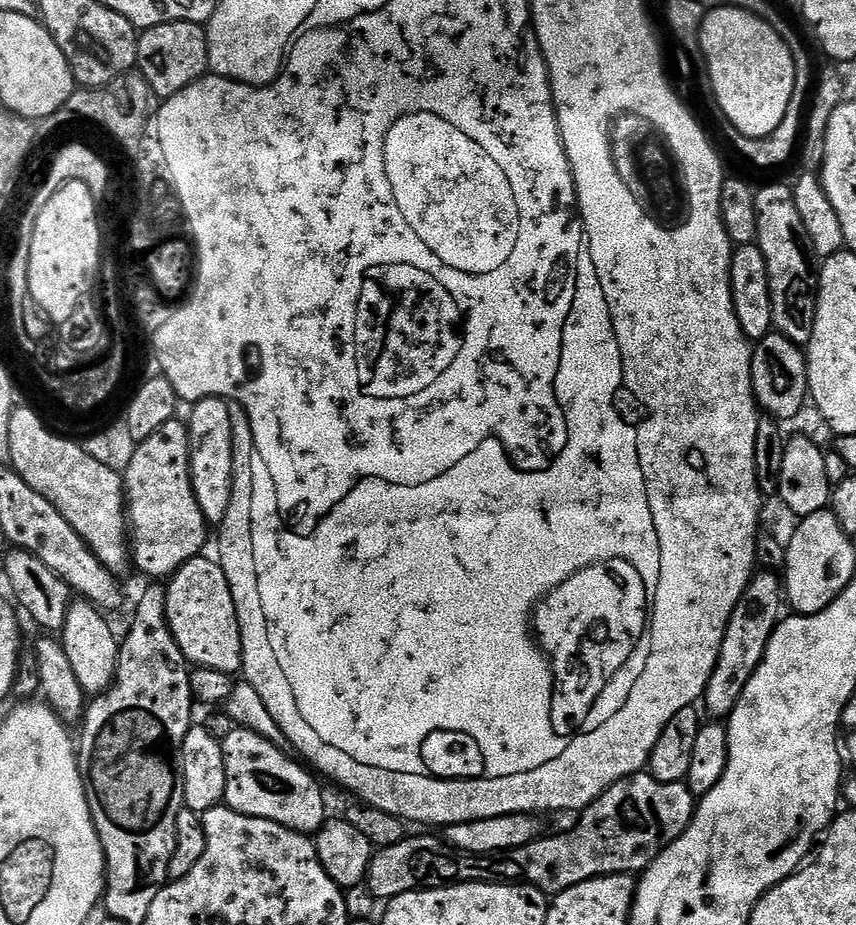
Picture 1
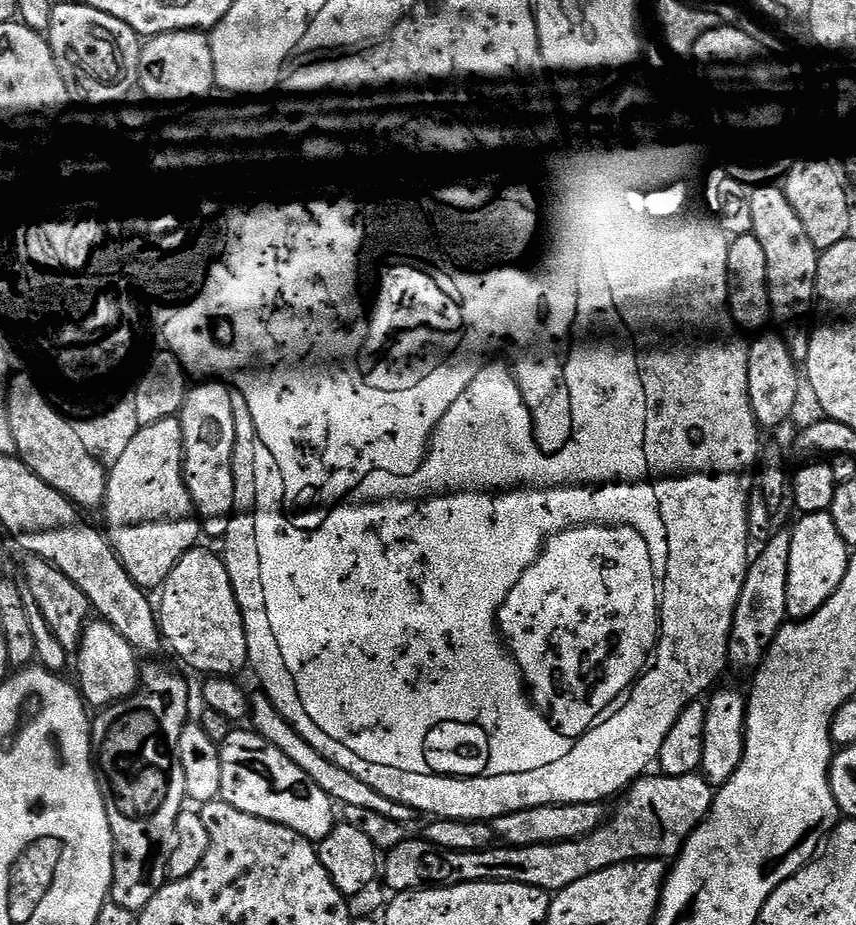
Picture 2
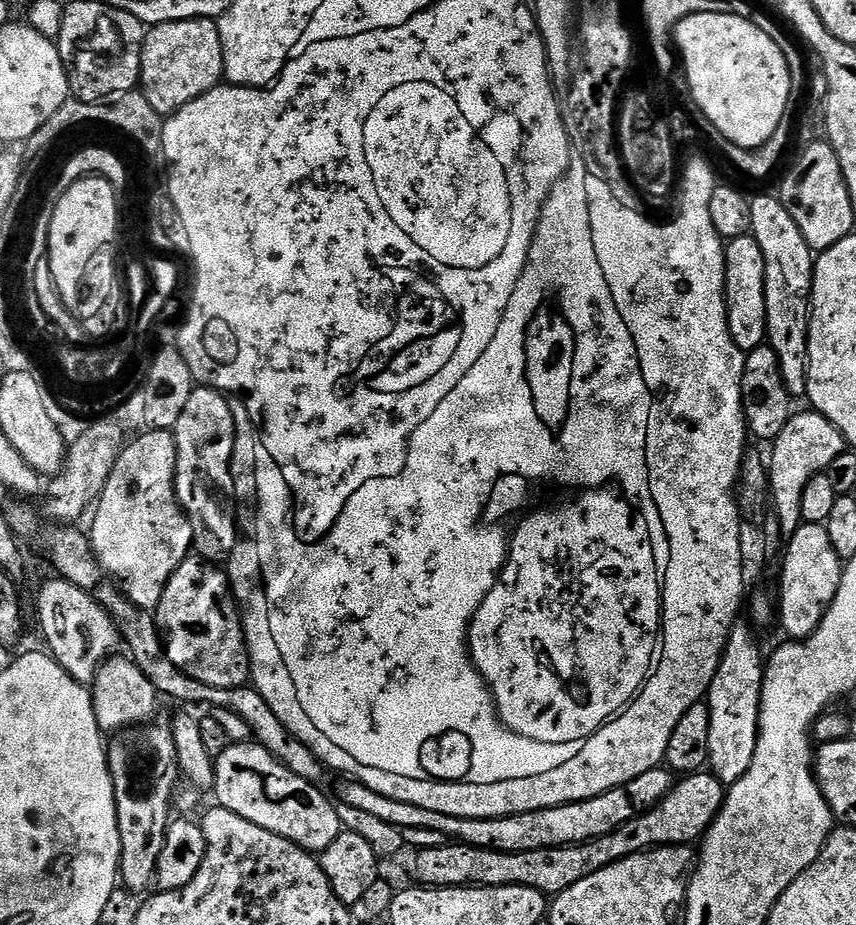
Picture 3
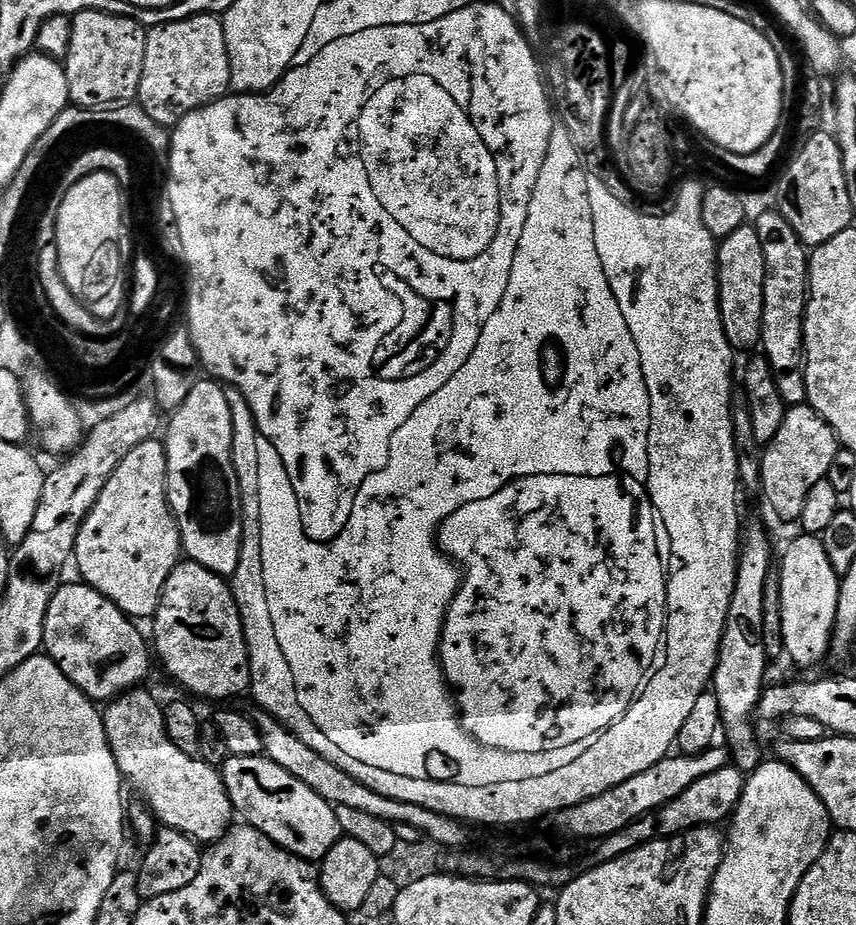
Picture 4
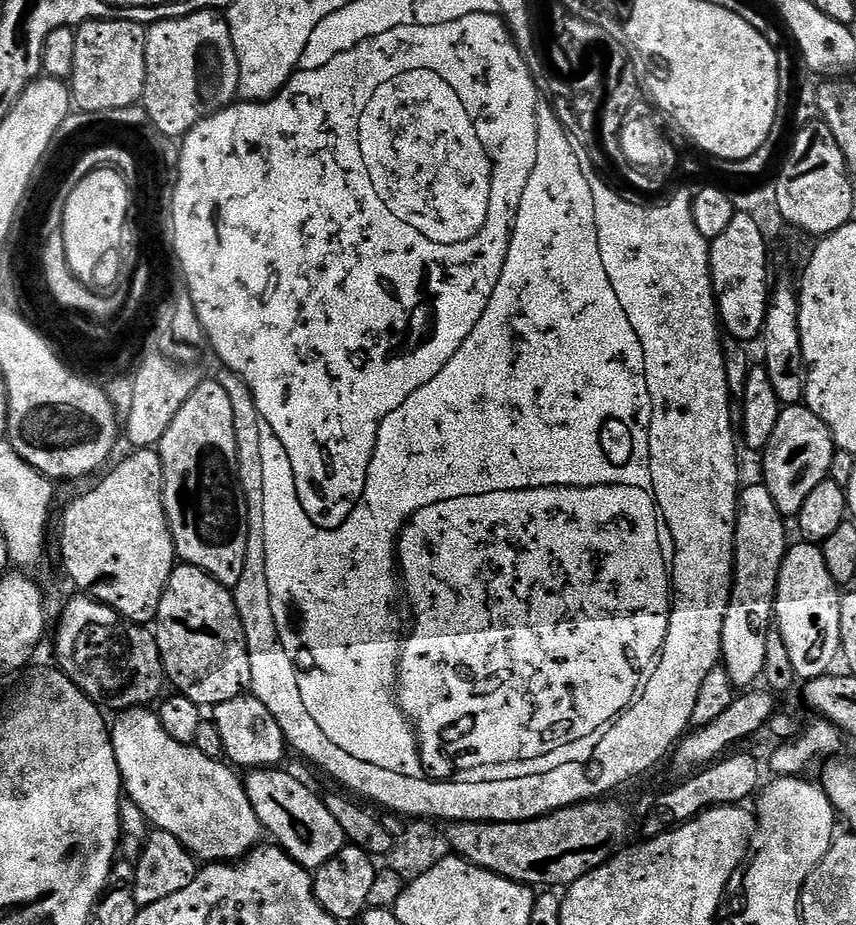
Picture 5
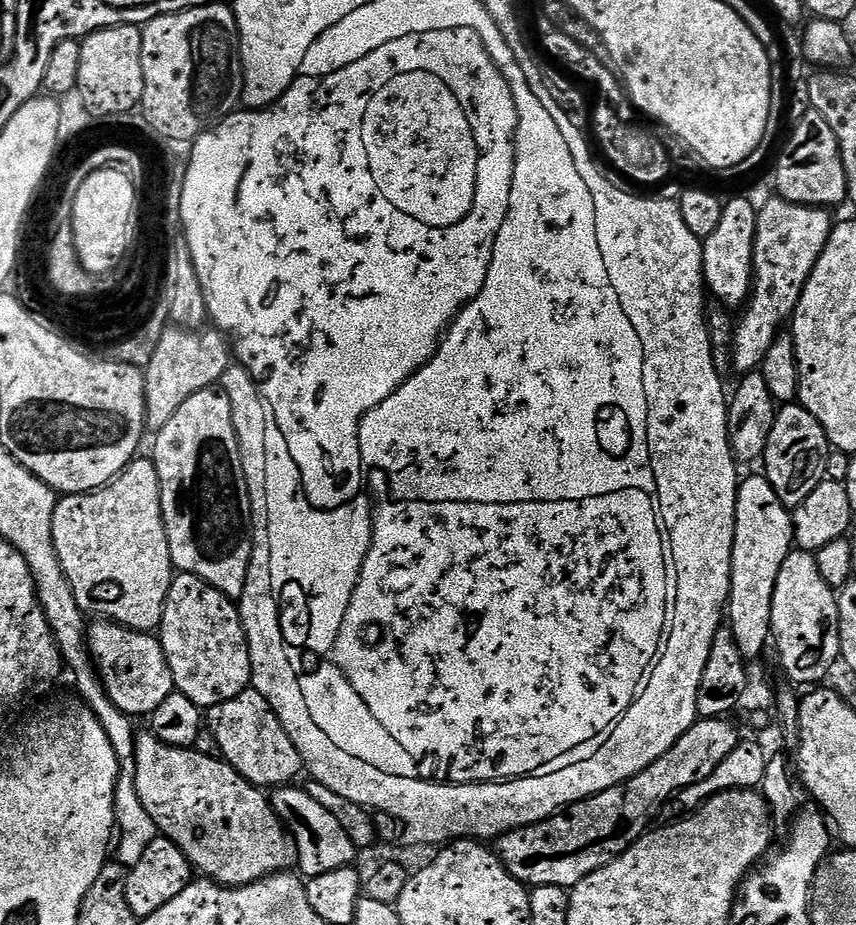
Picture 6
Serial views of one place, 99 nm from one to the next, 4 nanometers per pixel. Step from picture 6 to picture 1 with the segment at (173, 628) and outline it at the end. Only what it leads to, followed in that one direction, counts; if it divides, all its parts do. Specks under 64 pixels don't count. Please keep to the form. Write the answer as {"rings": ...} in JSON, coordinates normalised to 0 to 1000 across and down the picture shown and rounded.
{"rings":[[[235,599],[220,605],[208,617],[201,619],[194,631],[194,664],[196,676],[213,703],[215,712],[221,719],[235,722],[249,722],[256,726],[276,729],[285,721],[283,716],[283,685],[278,677],[278,664],[273,655],[273,642],[269,638],[269,629],[251,604],[242,605]]]}

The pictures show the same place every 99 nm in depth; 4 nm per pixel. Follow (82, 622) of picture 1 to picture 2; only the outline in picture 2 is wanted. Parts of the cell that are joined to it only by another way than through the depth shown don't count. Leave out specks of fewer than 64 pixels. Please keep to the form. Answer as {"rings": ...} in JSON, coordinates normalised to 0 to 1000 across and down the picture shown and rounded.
{"rings":[[[116,668],[109,669],[102,676],[86,709],[90,731],[88,734],[91,736],[99,762],[107,768],[120,768],[155,752],[164,742],[166,721],[165,715],[161,716],[159,712],[161,712],[159,702],[152,698],[152,694],[147,694],[147,690],[143,690],[143,685],[138,685],[138,681],[133,681],[133,677]]]}

